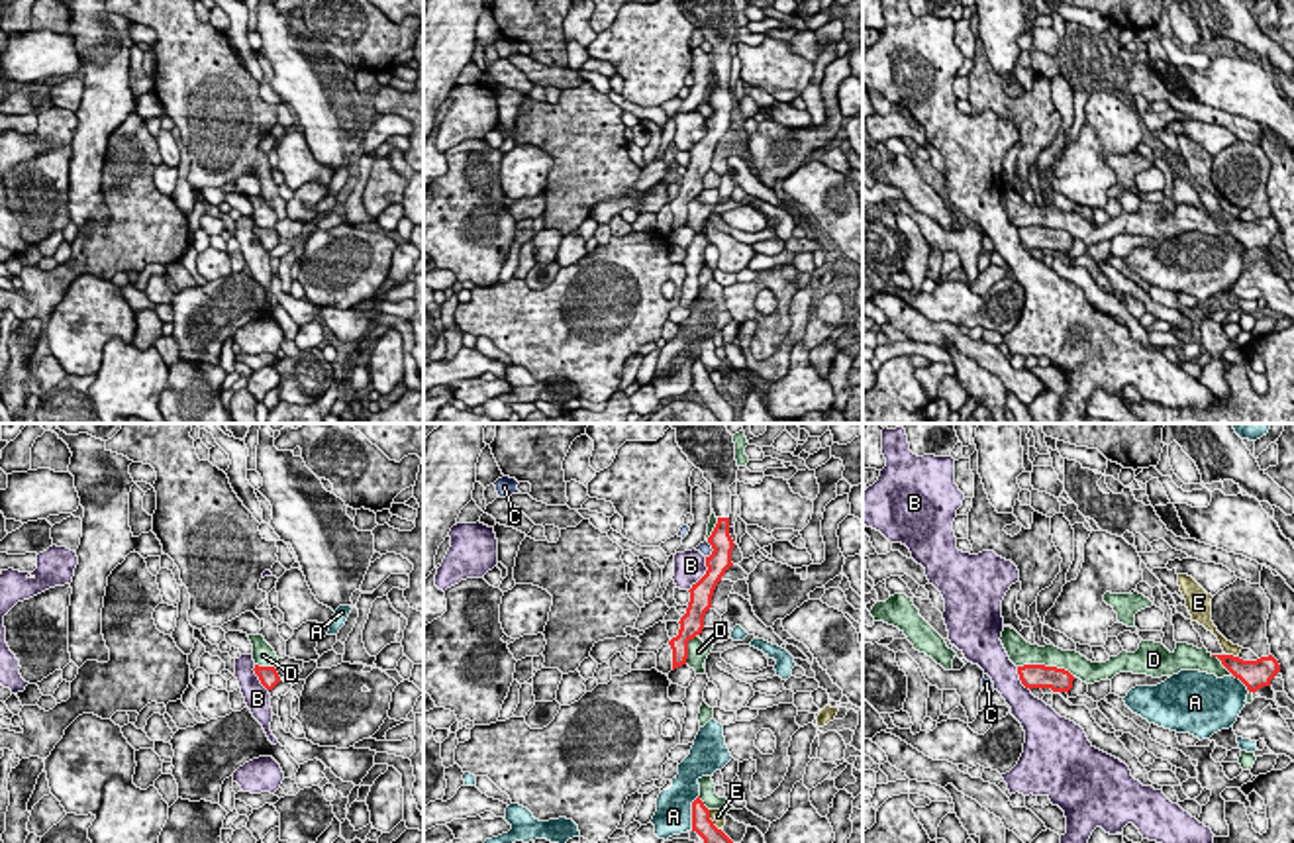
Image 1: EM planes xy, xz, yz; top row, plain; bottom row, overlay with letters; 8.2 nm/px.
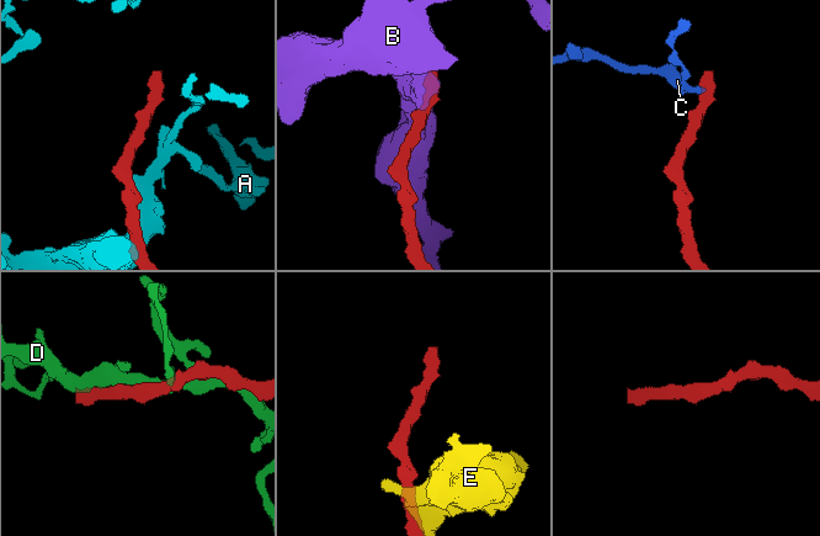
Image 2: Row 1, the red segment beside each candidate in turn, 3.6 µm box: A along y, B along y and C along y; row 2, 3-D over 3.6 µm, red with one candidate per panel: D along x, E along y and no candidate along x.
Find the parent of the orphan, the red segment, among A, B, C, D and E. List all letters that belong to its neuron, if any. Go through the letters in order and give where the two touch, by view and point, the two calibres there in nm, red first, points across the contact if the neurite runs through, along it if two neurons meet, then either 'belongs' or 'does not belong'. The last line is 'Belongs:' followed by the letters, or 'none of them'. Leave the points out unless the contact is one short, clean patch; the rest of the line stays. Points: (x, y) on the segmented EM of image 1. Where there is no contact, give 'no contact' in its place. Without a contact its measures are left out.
A: xz (693, 812) | 160/300 nm | does not belong
B: xz (704, 575) | 190/260 nm | along xz (706, 557), (706, 573), (689, 591) | does not belong
C: xz (712, 547) | 190/100 nm | along xz (706, 542), (712, 549), (708, 557) | does not belong
D: yz (1044, 665) | 190/200 nm | does not belong
E: xz (712, 822) | 160/130 nm | does not belong
Belongs: none of them

